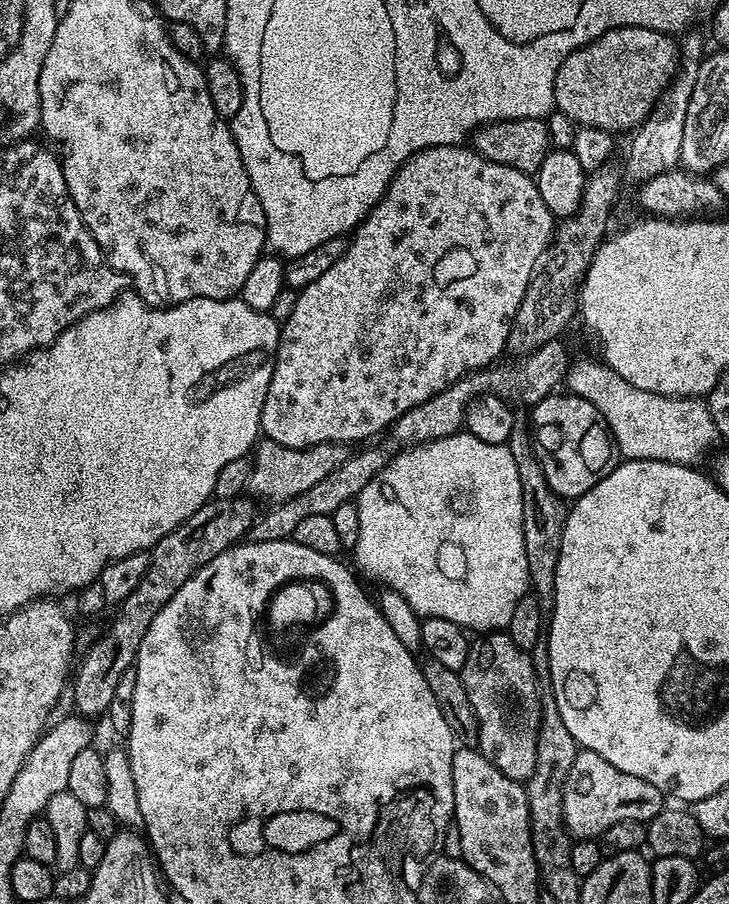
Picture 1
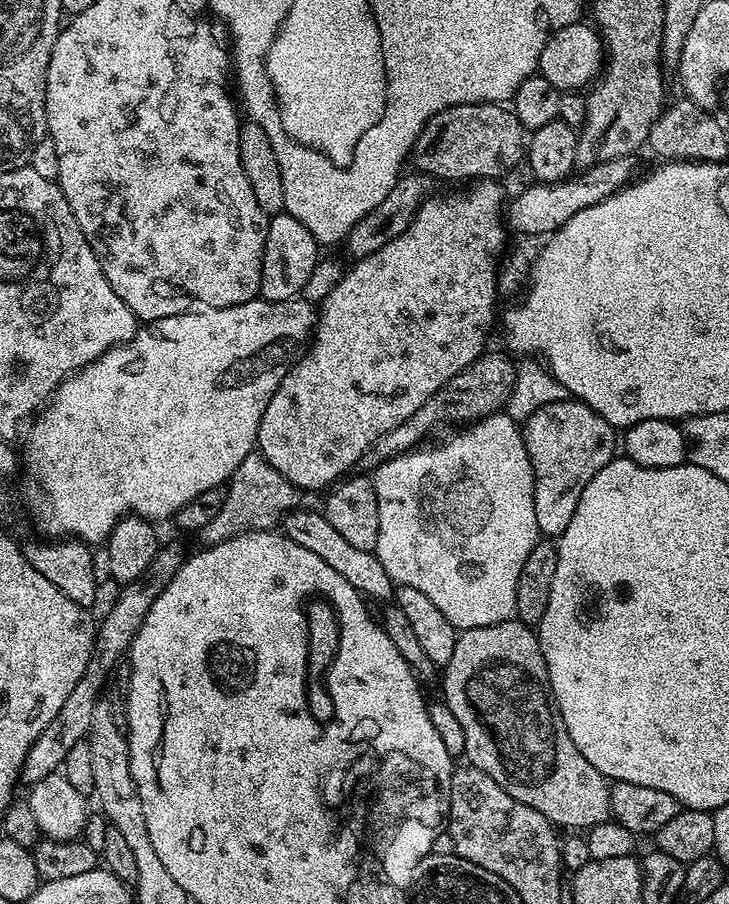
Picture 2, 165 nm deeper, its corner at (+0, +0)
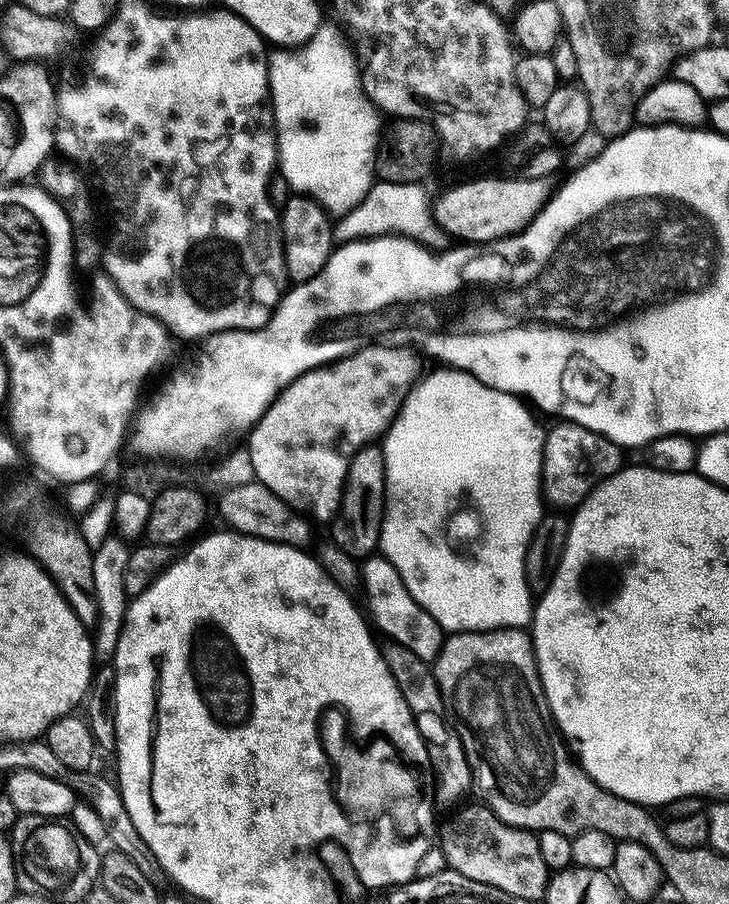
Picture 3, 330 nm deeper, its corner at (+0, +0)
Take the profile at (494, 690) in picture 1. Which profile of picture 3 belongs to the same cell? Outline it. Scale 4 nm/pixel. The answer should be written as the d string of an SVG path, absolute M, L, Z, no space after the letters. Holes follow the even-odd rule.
M490 628L486 632L454 632L445 639L434 661L436 681L444 699L445 709L454 721L456 732L464 747L472 771L475 791L481 792L487 804L502 822L515 828L526 828L537 834L558 830L558 834L574 837L586 830L602 830L616 841L638 842L655 854L666 844L664 824L651 816L643 804L618 798L610 790L598 786L574 759L565 739L556 727L556 719L548 705L540 671L536 665L536 651L527 631L518 628Z

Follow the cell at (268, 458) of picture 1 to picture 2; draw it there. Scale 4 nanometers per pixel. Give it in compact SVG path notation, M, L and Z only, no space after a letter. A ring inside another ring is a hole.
M254 450L242 458L238 470L234 470L226 485L222 510L218 510L218 515L200 529L198 539L201 545L211 546L225 543L241 532L267 532L275 529L287 513L301 507L300 496L301 489L294 487L278 470L274 470L274 466L270 466L270 462L266 462L259 451Z

